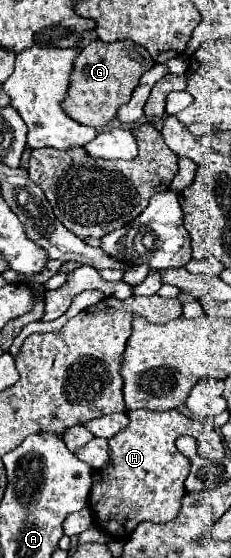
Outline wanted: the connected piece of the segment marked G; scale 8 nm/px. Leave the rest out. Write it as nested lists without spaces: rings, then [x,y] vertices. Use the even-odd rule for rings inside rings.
[[[90,41],[80,49],[80,55],[74,61],[74,69],[70,73],[70,85],[66,93],[66,101],[62,101],[62,109],[74,121],[90,127],[104,127],[116,117],[116,109],[126,103],[132,91],[138,85],[142,73],[154,67],[154,59],[142,45],[134,41]]]

